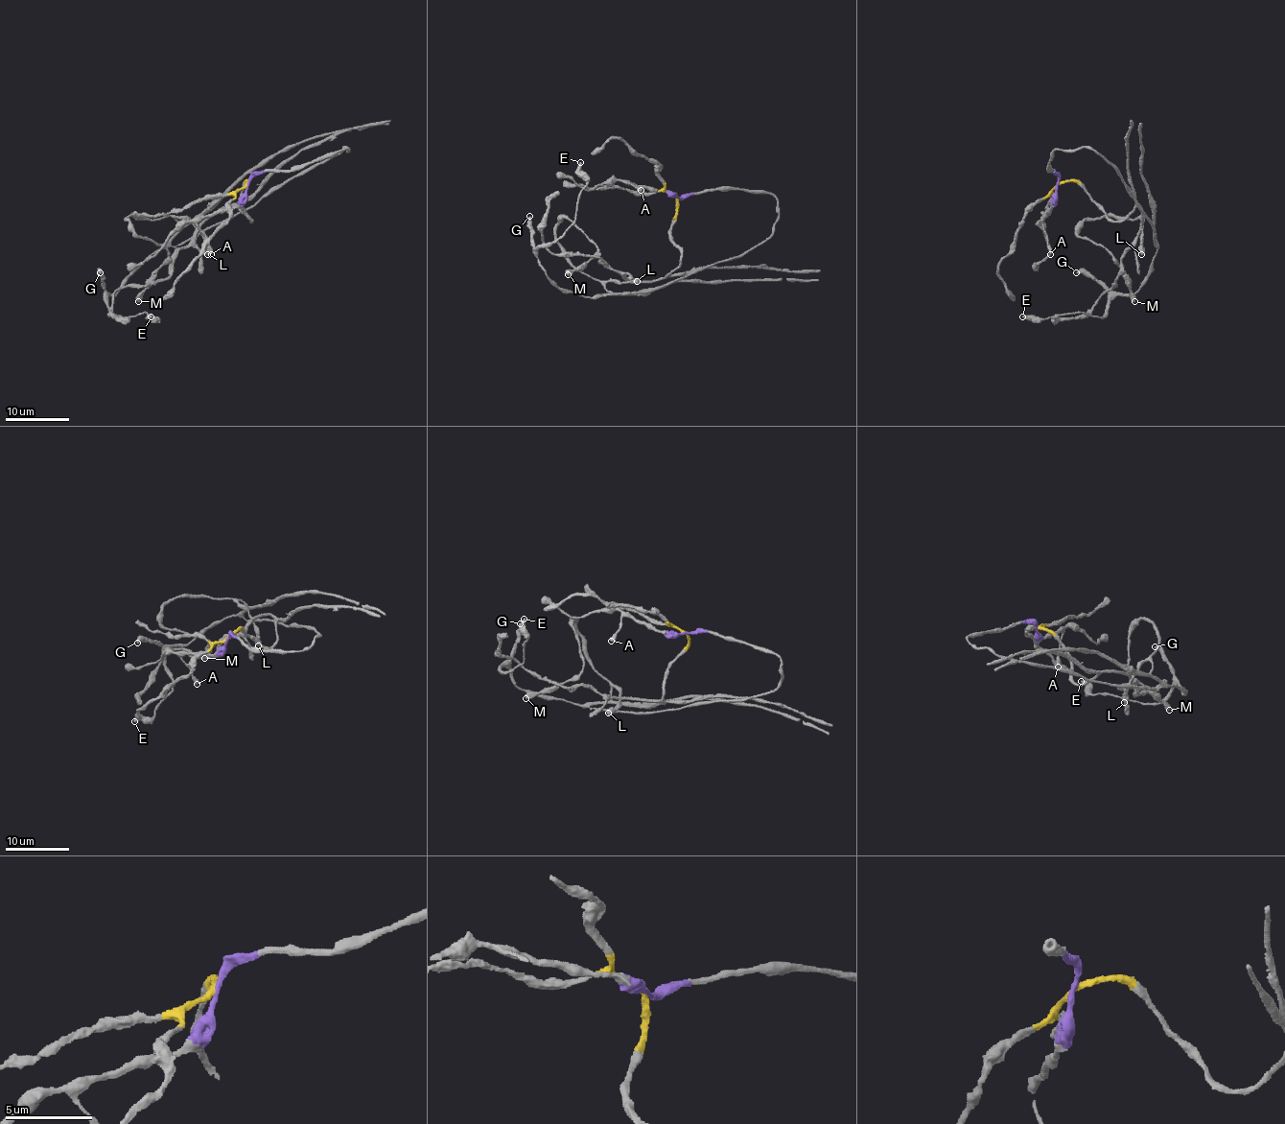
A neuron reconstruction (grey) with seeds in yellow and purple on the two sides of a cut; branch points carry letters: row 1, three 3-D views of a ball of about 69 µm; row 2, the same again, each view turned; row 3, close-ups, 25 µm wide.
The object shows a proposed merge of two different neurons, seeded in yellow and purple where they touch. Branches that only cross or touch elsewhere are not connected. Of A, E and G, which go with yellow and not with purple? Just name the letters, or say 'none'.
none

